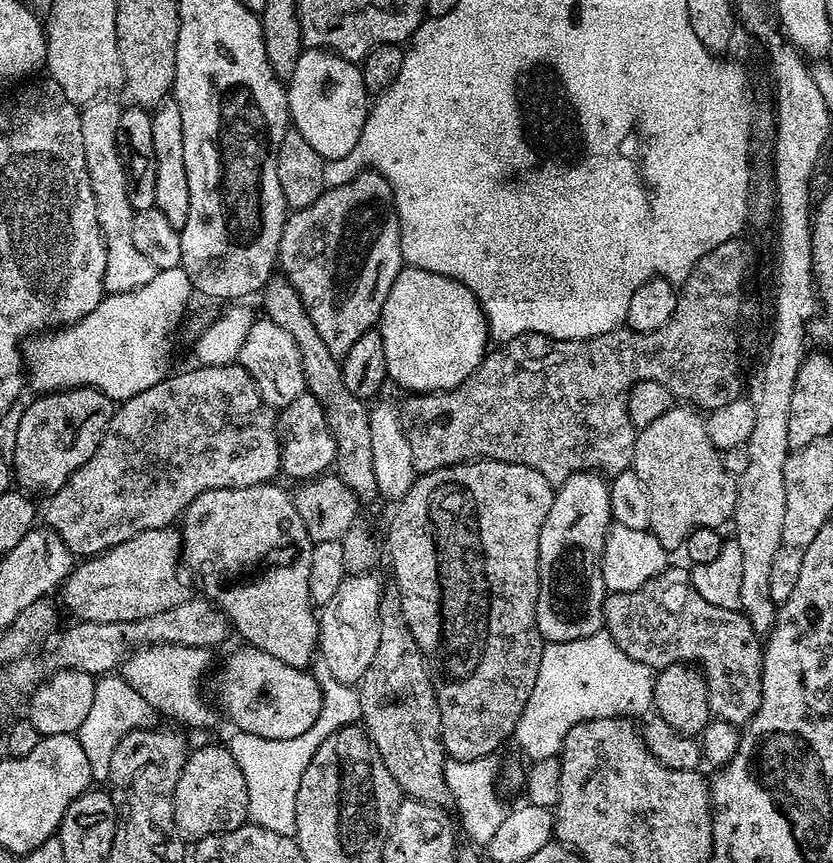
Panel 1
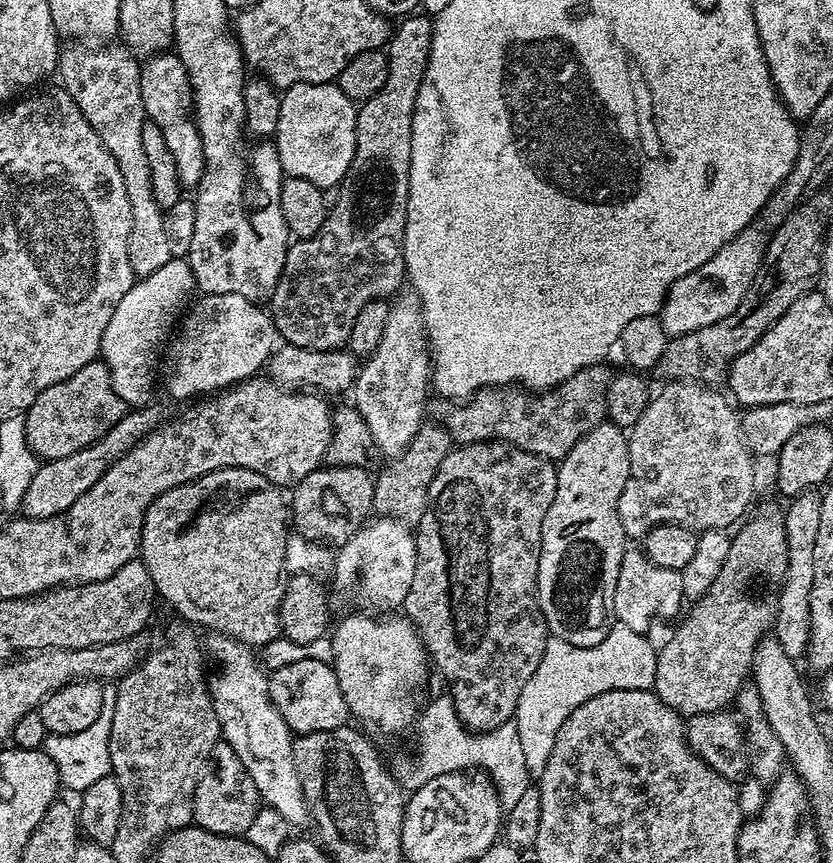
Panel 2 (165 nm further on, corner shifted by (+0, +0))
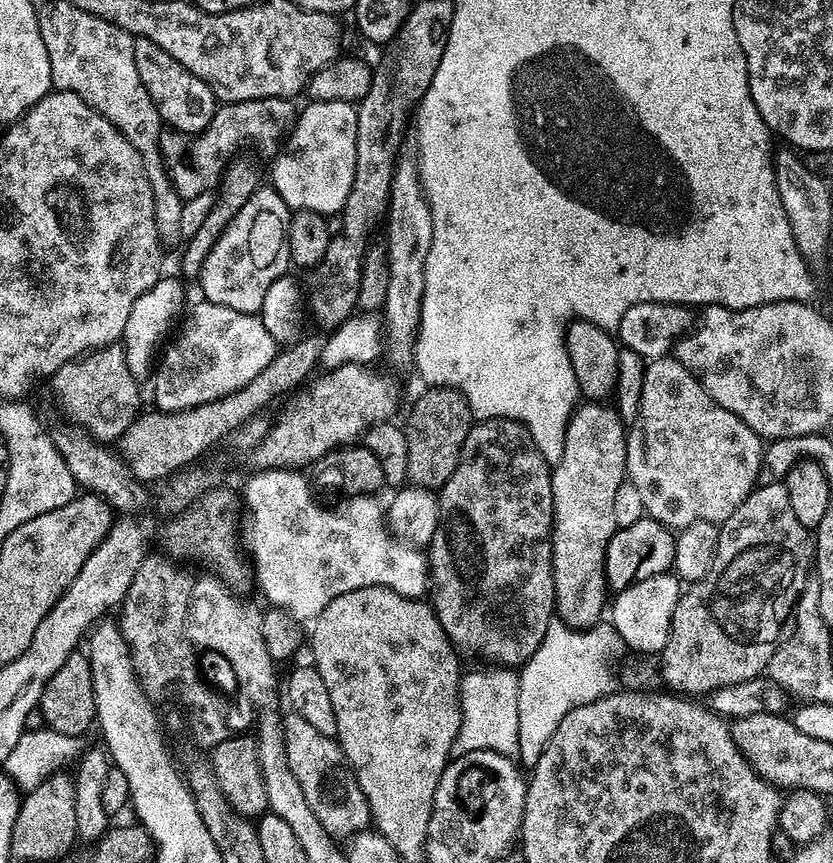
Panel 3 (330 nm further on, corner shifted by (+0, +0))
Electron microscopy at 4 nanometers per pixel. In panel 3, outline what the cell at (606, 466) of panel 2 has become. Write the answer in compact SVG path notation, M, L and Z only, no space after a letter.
M584 402L568 419L562 458L552 468L552 565L556 591L556 616L572 628L595 628L601 623L600 615L603 612L605 615L606 605L610 600L604 563L606 546L617 529L614 522L614 497L618 486L626 482L627 445L626 425L615 407L604 402Z

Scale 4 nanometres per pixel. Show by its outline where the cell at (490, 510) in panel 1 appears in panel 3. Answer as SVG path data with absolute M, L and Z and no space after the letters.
M494 417L493 420L481 420L473 423L470 434L466 434L466 442L460 451L460 461L450 474L450 478L439 489L440 524L431 544L427 545L426 555L430 569L430 603L436 612L438 622L442 622L442 630L450 638L456 651L468 656L481 656L492 666L503 666L519 669L538 650L546 635L546 628L556 616L556 591L554 590L554 566L552 565L552 468L542 458L530 430L517 420Z

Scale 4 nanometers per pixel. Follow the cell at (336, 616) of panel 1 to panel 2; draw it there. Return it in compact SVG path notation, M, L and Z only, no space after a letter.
M391 516L369 519L345 544L339 545L337 552L340 553L335 553L332 572L361 609L376 614L403 609L416 569L416 537L405 521Z

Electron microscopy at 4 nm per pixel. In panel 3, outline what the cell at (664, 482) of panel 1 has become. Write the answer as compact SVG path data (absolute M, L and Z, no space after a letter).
M669 354L667 356L660 356L657 360L647 361L644 377L642 378L642 402L638 410L638 418L636 419L636 423L627 429L627 433L627 483L638 486L645 513L651 519L657 520L659 524L664 524L670 529L679 530L690 526L694 522L710 522L719 526L724 523L726 518L730 518L730 514L734 514L734 510L738 510L738 506L742 506L744 499L749 496L753 488L757 487L765 450L761 436L754 430L750 430L750 426L746 426L746 422L742 422L742 418L730 414L730 410L718 406L718 402L714 402L714 398L710 398L710 394L698 383L696 375L686 366L682 366L682 362L678 362L675 355Z

